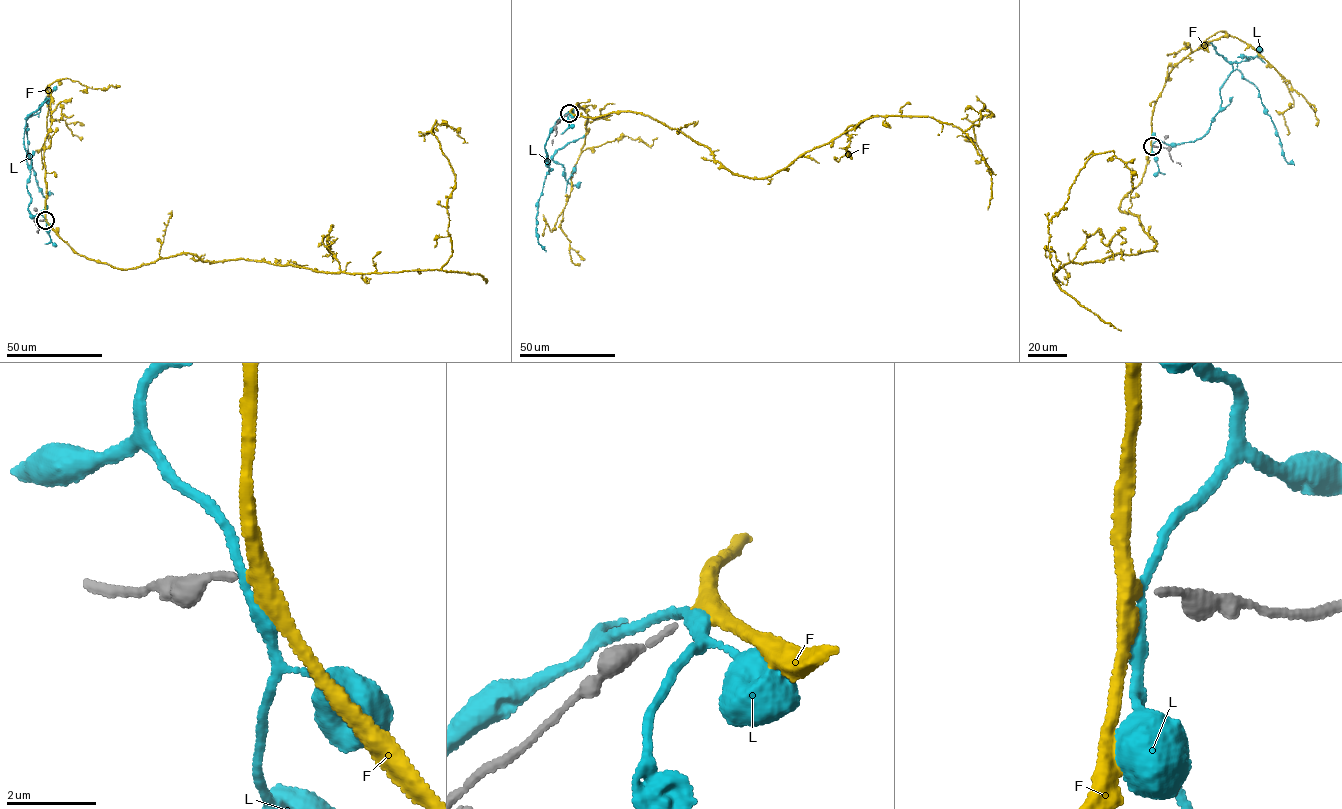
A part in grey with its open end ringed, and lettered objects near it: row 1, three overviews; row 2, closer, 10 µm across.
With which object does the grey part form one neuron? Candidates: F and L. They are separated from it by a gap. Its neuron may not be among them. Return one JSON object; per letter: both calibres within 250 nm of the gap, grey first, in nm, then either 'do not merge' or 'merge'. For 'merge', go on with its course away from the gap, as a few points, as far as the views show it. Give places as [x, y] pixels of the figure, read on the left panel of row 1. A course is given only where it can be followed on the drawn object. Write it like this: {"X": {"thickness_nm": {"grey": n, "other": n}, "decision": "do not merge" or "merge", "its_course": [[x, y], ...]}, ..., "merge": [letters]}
{"F": {"thickness_nm": {"grey": 140, "other": 360}, "decision": "merge", "its_course": [[45, 220], [77, 254], [116, 268], [184, 253], [327, 273], [440, 270], [455, 179], [436, 121], [467, 143]]}, "L": {"thickness_nm": {"grey": 140, "other": 200}, "decision": "do not merge"}, "merge": ["F"]}

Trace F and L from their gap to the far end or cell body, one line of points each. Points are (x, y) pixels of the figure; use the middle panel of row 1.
F: (569, 112), (649, 115), (765, 179), (875, 116), (963, 132), (984, 104), (975, 142), (996, 174)
L: (569, 113), (556, 121), (544, 145), (549, 166), (535, 229), (546, 251)

